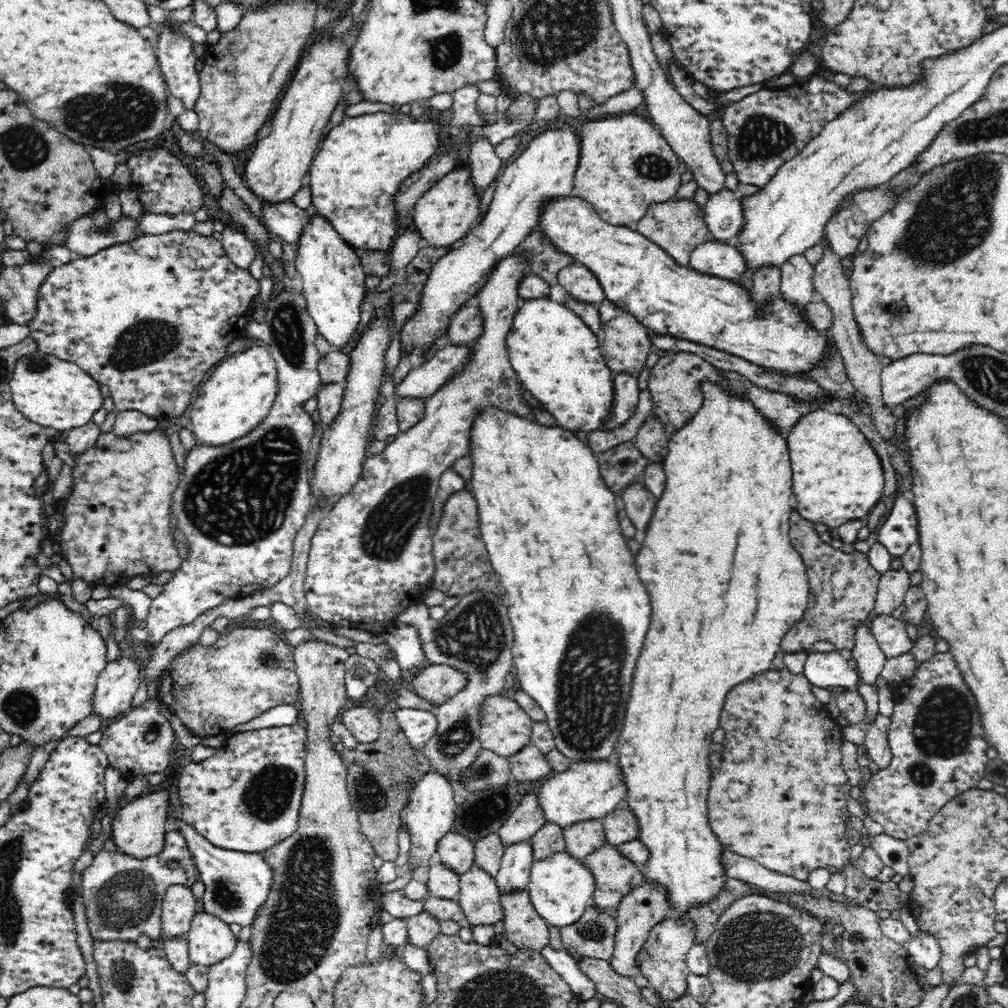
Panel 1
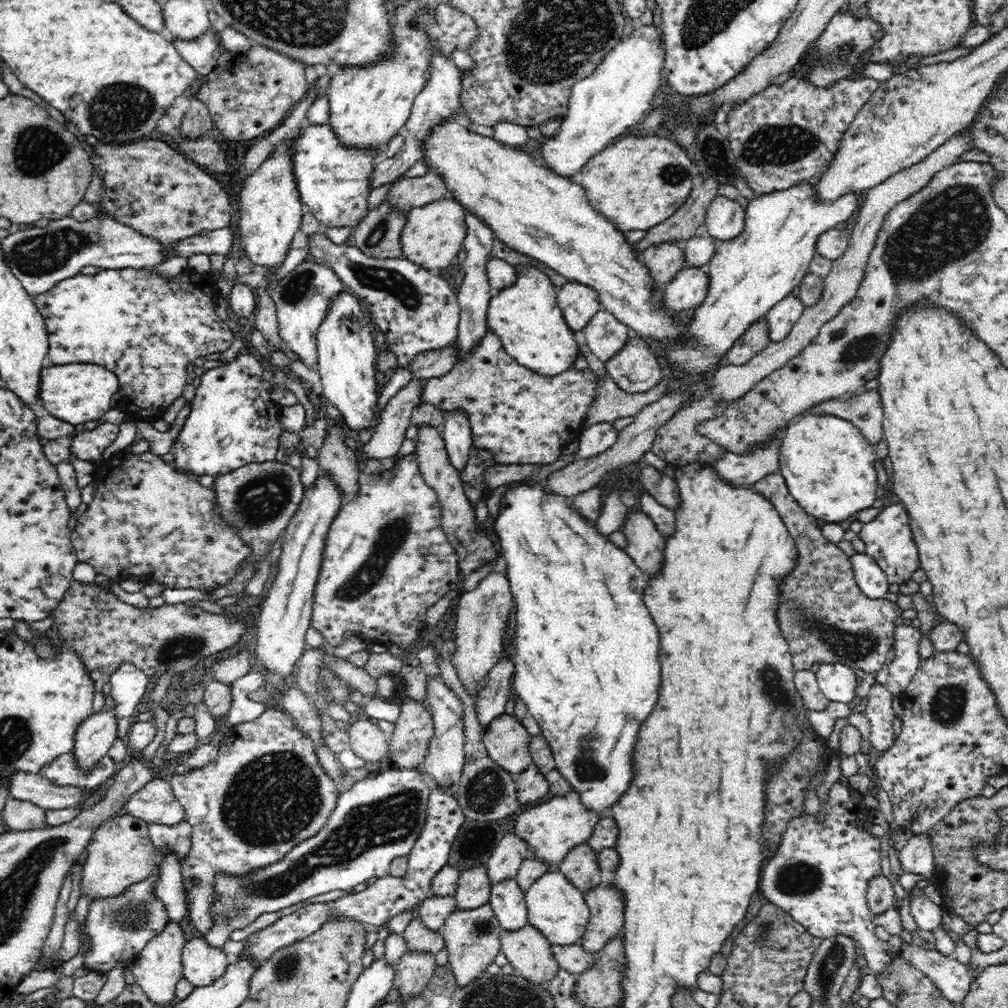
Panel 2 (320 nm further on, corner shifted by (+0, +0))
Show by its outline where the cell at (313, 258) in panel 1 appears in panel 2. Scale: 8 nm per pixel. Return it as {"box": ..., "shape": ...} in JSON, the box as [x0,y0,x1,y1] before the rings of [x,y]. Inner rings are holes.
{"box":[316,292,379,432],"shape":[[[338,292],[332,298],[328,314],[316,332],[318,362],[324,397],[340,411],[339,421],[346,428],[360,432],[371,428],[374,431],[378,411],[378,382],[376,382],[376,358],[379,350],[374,344],[370,324],[360,309],[358,297]]]}

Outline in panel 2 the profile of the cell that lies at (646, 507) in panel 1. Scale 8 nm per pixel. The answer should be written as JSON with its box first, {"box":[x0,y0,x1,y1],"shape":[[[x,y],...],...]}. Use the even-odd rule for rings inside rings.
{"box":[623,509,665,577],"shape":[[[631,509],[623,533],[627,540],[625,551],[633,558],[636,566],[651,577],[660,572],[664,562],[665,537],[656,528],[654,521],[641,510]]]}

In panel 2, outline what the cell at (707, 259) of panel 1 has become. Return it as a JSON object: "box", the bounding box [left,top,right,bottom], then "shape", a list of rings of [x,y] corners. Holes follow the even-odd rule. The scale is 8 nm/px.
{"box":[664,266,710,312],"shape":[[[688,266],[665,286],[664,304],[672,312],[682,312],[700,306],[708,292],[710,276],[706,268]]]}

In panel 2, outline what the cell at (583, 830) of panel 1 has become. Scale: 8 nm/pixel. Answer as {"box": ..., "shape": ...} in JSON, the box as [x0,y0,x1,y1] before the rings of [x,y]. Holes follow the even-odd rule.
{"box":[558,842,602,893],"shape":[[[587,842],[574,846],[560,862],[558,870],[582,893],[602,883],[597,852]]]}

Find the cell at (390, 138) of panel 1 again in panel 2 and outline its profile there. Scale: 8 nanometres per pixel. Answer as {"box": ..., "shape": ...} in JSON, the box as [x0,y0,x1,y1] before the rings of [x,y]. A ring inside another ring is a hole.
{"box":[295,124,382,229],"shape":[[[328,124],[308,126],[304,132],[300,132],[295,152],[296,185],[305,209],[320,221],[323,229],[334,226],[355,228],[369,213],[367,205],[372,186],[370,176],[376,168],[372,162],[378,154],[382,154],[380,150],[348,149]]]}

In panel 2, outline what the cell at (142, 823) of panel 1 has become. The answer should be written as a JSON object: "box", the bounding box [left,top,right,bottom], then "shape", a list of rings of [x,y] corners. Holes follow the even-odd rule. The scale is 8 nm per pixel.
{"box":[80,814,162,902],"shape":[[[129,814],[112,816],[104,821],[94,831],[85,854],[80,888],[81,892],[87,894],[89,902],[101,897],[117,896],[132,884],[147,880],[162,859],[157,856],[156,847],[149,835],[149,823]]]}

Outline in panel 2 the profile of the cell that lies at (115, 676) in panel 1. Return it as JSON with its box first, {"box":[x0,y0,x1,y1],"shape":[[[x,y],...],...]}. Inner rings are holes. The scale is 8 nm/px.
{"box":[73,710,117,769],"shape":[[[112,710],[90,714],[80,726],[75,735],[73,751],[75,760],[84,769],[92,769],[97,761],[108,756],[110,748],[117,740],[116,716]]]}

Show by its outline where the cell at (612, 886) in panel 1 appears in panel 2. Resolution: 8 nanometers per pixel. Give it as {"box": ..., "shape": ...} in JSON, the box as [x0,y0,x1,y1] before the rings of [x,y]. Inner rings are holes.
{"box":[580,883,625,954],"shape":[[[601,883],[598,886],[586,890],[586,892],[583,893],[583,898],[590,912],[587,926],[582,938],[580,938],[580,944],[584,950],[597,954],[614,936],[622,934],[625,923],[623,892],[621,892],[619,888],[616,888],[614,884],[604,886]]]}

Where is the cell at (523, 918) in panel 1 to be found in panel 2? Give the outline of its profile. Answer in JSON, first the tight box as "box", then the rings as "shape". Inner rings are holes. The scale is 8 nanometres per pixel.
{"box":[500,923,559,984],"shape":[[[530,923],[514,932],[500,932],[501,952],[515,968],[515,974],[536,984],[550,982],[559,970],[550,941]]]}

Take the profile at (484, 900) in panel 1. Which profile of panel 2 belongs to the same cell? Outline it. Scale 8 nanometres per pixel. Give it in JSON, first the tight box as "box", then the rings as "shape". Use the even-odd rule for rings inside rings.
{"box":[440,903,502,985],"shape":[[[490,903],[478,908],[456,908],[445,920],[440,930],[448,951],[448,963],[455,983],[466,985],[483,975],[501,951],[500,932],[502,927]]]}

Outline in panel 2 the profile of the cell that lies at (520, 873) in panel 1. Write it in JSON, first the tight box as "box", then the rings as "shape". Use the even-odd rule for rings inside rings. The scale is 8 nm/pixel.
{"box":[489,878,529,932],"shape":[[[516,878],[504,880],[492,887],[489,903],[502,930],[514,932],[529,923],[525,893],[518,887]]]}

